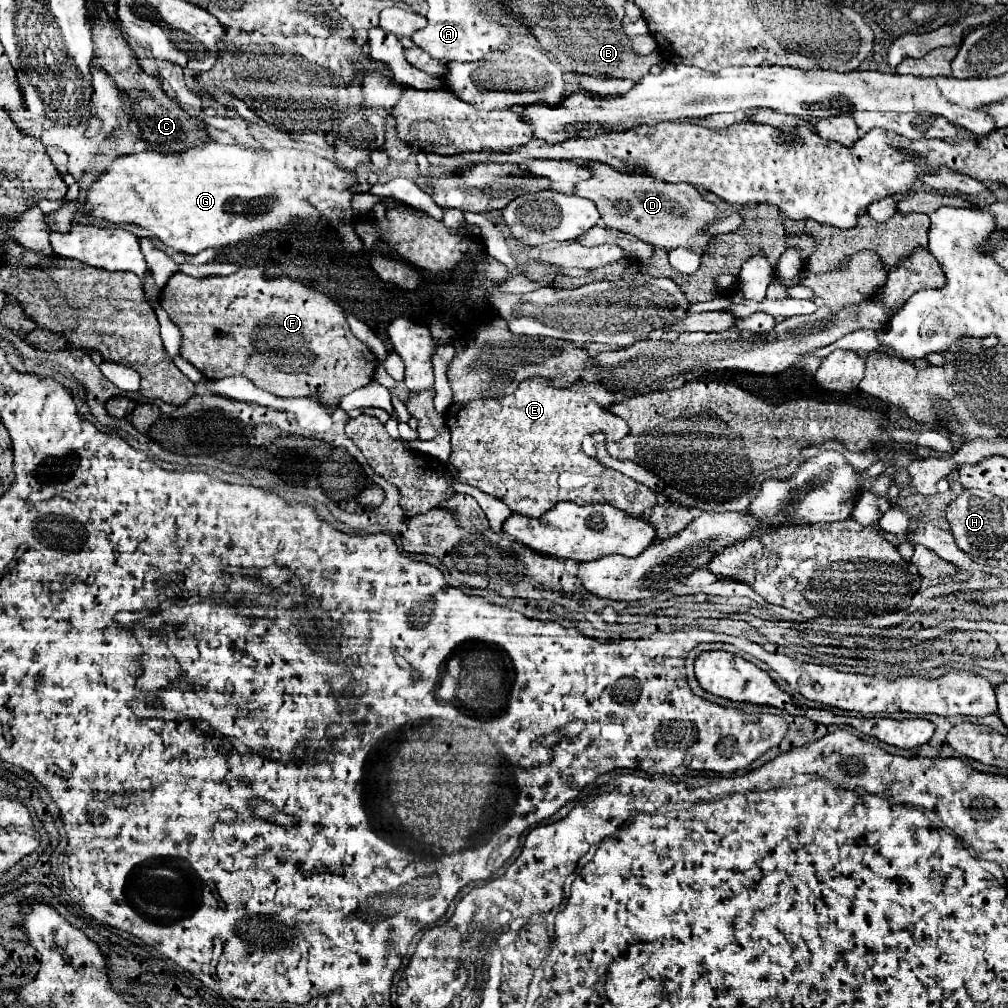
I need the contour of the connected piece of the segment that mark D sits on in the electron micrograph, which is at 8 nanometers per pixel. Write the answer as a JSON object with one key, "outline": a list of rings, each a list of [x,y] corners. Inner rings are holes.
{"outline":[[[591,163],[593,177],[575,187],[575,195],[591,199],[597,205],[597,211],[609,229],[629,233],[653,247],[665,251],[685,247],[689,251],[707,253],[713,243],[713,235],[707,235],[705,229],[717,219],[719,211],[713,203],[703,199],[703,195],[691,185],[671,185],[645,173],[621,173],[605,163]]]}

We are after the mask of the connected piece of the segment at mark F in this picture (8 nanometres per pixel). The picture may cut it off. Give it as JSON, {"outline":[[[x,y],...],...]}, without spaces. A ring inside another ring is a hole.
{"outline":[[[241,267],[237,273],[227,275],[227,277],[215,275],[215,277],[203,277],[203,279],[197,279],[197,277],[191,277],[187,273],[177,271],[175,275],[169,277],[167,285],[161,289],[159,303],[167,311],[169,319],[181,331],[181,357],[187,359],[191,365],[195,365],[207,379],[223,379],[223,377],[231,377],[231,375],[243,375],[249,381],[253,381],[257,387],[261,387],[261,389],[265,389],[265,391],[269,391],[277,397],[311,397],[313,395],[313,397],[319,397],[325,405],[335,407],[343,395],[367,385],[373,379],[373,373],[375,373],[375,367],[377,367],[377,357],[371,353],[371,349],[367,345],[363,345],[351,333],[347,319],[345,319],[345,311],[333,299],[329,299],[325,293],[319,293],[317,289],[303,285],[301,281],[293,281],[289,277],[269,279],[269,277],[265,277],[265,273],[259,267]]]}

